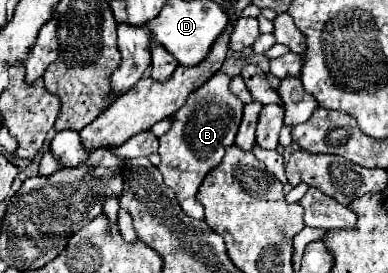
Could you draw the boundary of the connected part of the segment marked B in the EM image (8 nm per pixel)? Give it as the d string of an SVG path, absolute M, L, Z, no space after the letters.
M217 71L187 97L185 107L171 115L171 129L159 137L161 163L157 169L163 175L165 185L175 191L183 211L195 219L203 219L203 205L195 199L195 193L207 173L221 163L225 149L235 143L235 135L243 117L245 105L231 93L229 83L231 77L223 71Z

